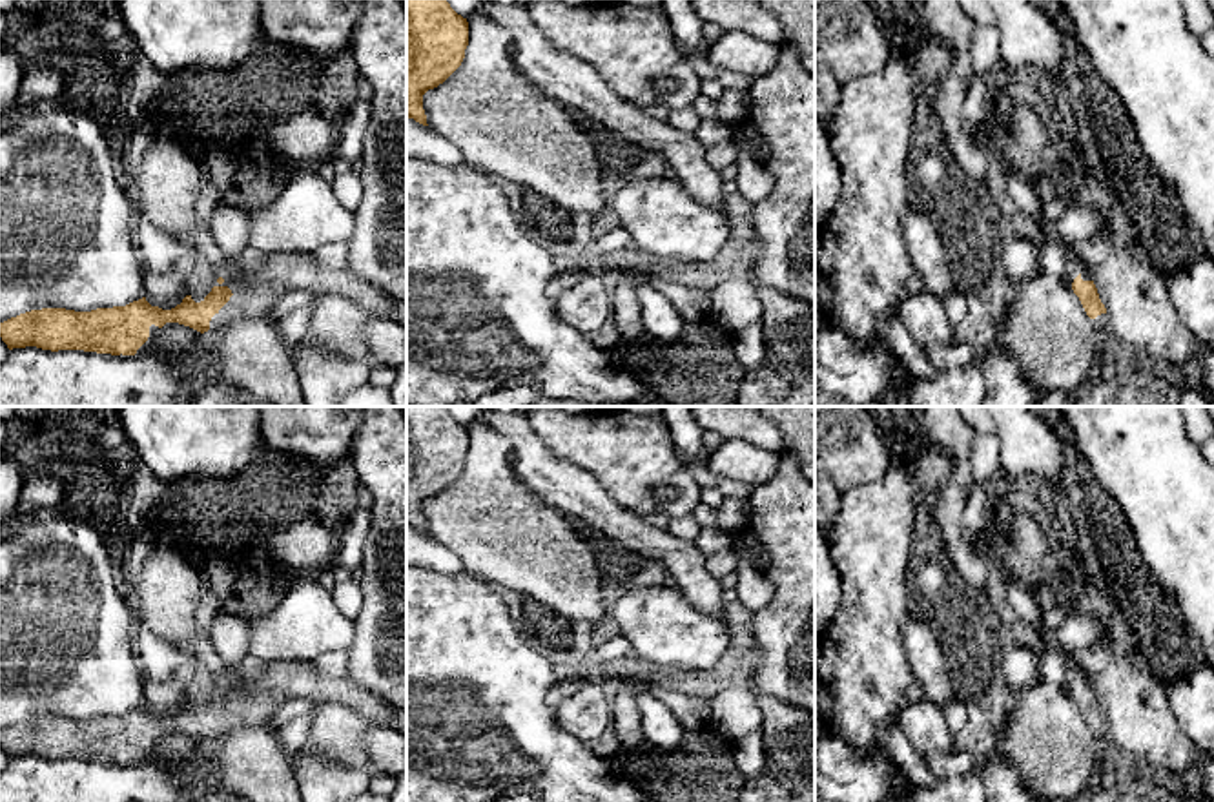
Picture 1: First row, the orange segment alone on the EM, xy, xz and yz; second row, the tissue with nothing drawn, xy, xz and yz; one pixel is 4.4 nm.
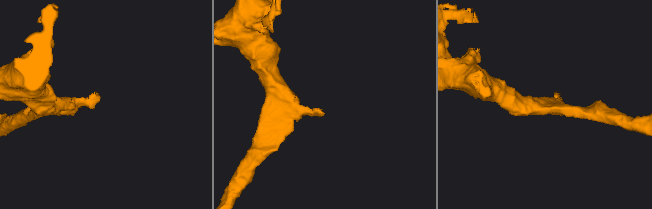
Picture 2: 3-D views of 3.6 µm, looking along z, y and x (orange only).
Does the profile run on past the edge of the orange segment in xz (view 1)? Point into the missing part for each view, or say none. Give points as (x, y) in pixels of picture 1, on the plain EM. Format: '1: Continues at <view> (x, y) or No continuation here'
1: No continuation here

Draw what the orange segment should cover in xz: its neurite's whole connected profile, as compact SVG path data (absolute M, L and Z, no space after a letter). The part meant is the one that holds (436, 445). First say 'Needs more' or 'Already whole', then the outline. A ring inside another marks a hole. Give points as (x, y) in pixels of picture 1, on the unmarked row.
Already whole. M406 406L406 525L427 532L423 503L463 470L468 430L445 406Z

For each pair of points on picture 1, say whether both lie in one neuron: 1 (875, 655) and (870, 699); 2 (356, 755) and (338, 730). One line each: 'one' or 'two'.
1: one
2: one

